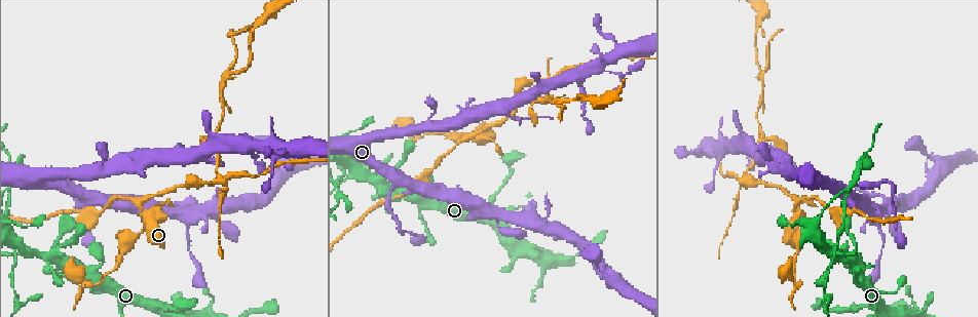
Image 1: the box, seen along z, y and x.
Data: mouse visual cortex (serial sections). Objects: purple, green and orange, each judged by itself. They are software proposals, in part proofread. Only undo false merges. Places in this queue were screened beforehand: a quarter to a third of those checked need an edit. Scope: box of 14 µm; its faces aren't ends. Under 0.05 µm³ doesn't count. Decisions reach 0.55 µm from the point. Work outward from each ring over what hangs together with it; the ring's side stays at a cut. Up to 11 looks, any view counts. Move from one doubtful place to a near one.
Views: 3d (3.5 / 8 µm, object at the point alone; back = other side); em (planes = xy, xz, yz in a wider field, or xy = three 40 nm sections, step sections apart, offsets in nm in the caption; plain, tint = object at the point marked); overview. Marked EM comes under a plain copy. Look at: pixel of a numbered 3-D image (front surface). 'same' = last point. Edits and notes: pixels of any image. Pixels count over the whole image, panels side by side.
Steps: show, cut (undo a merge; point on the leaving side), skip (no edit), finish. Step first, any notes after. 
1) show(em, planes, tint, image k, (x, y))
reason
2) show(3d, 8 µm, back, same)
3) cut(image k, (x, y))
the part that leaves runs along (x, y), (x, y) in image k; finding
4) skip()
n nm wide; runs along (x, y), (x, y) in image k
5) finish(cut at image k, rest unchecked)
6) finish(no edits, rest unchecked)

show(3d, 3.5 µm, image 1, (387, 197))
narrows sharply

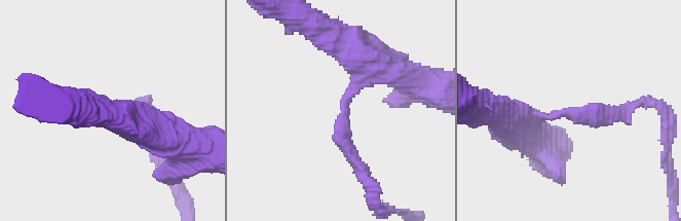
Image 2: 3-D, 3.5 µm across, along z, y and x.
skip()
arms of 200, 400 nm; runs along (515, 120), (631, 108) in image 2; one cell here

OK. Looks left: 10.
show(3d, 8 µm, image 1, (350, 177))
thin arm on a thick one

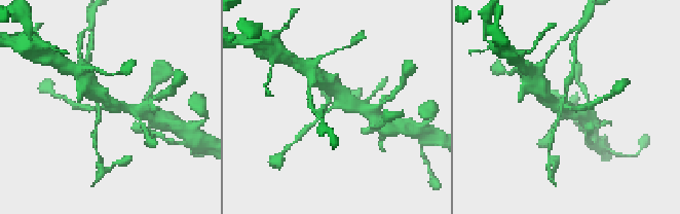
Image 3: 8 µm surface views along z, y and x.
show(3d, 3.5 µm, image 3, (567, 105))
closer look

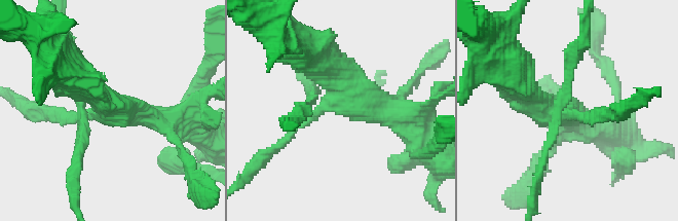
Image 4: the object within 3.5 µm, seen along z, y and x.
show(em, xy, step 2, tint, image 4, (325, 105))
shape alone is not enough

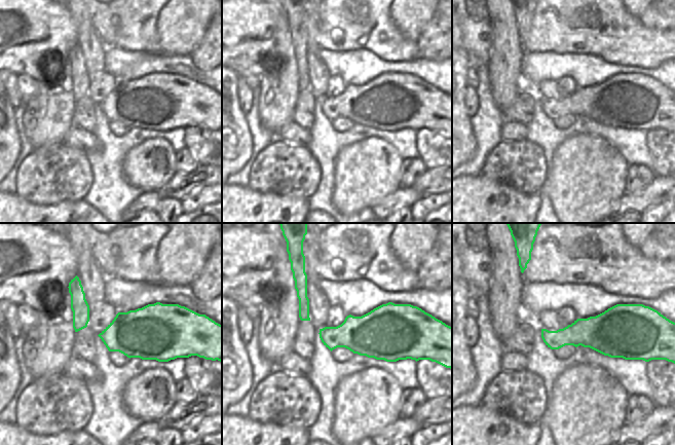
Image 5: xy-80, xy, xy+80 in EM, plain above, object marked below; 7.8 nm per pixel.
skip()
runs along (154, 118), (82, 105), (79, 152) in image 4; continuous, no second cell

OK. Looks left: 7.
show(3d, 3.5 µm, image 1, (17, 297))
thin neck

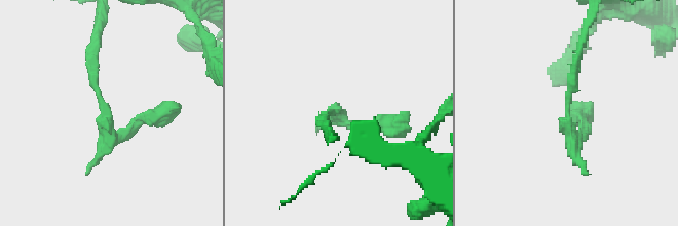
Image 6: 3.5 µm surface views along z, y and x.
show(em, xy, step 5, tint, image 6, (103, 113))
now the EM

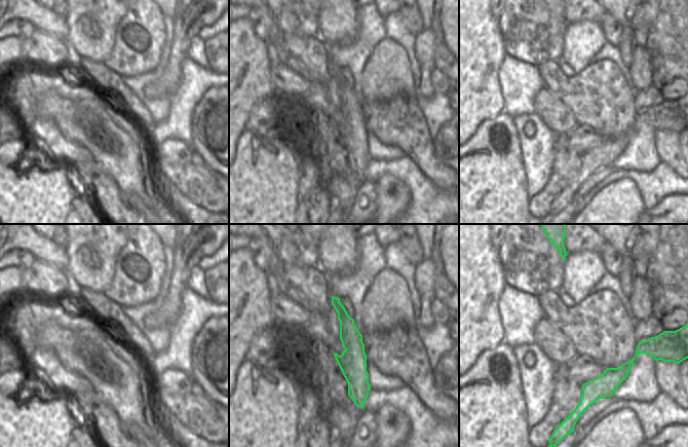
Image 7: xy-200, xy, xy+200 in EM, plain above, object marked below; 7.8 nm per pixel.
show(em, xy, step 1, tint, same)

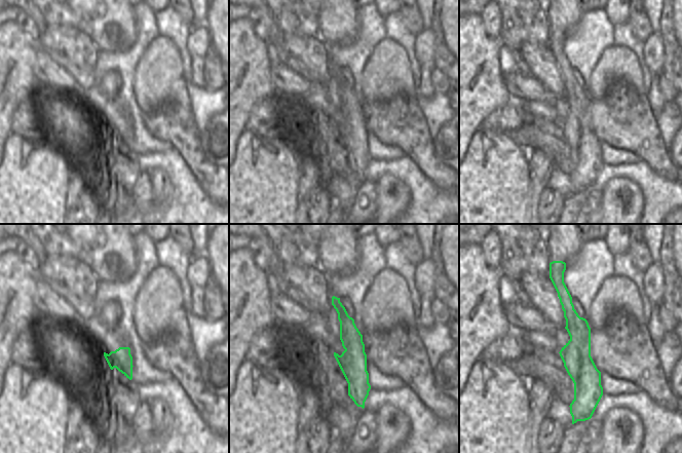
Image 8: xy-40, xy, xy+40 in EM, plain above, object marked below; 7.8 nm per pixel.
skip()
runs along (558, 273), (579, 331), (580, 407) in image 8; one cell here

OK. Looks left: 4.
show(em, xy, step 1, tint, image 1, (468, 137))
a narrow waist

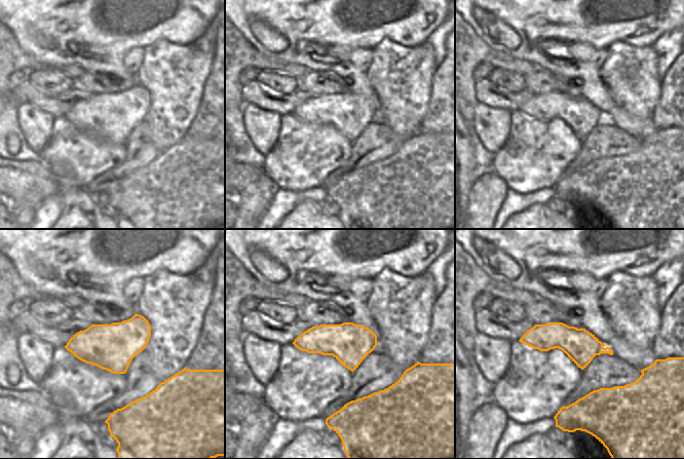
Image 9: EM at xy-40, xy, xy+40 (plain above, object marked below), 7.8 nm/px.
show(3d, 3.5 µm, back, same)

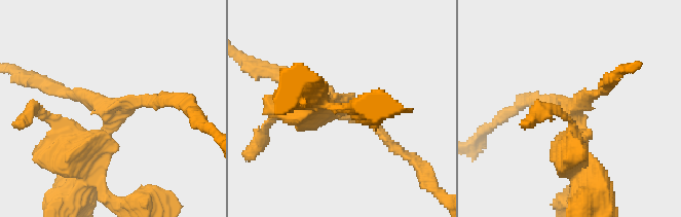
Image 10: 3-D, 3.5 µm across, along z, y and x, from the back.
cut(image 10, (46, 150))
3 arms; a second cell is stuck on

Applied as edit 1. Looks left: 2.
finish(cut at image 10, rest unchecked)

